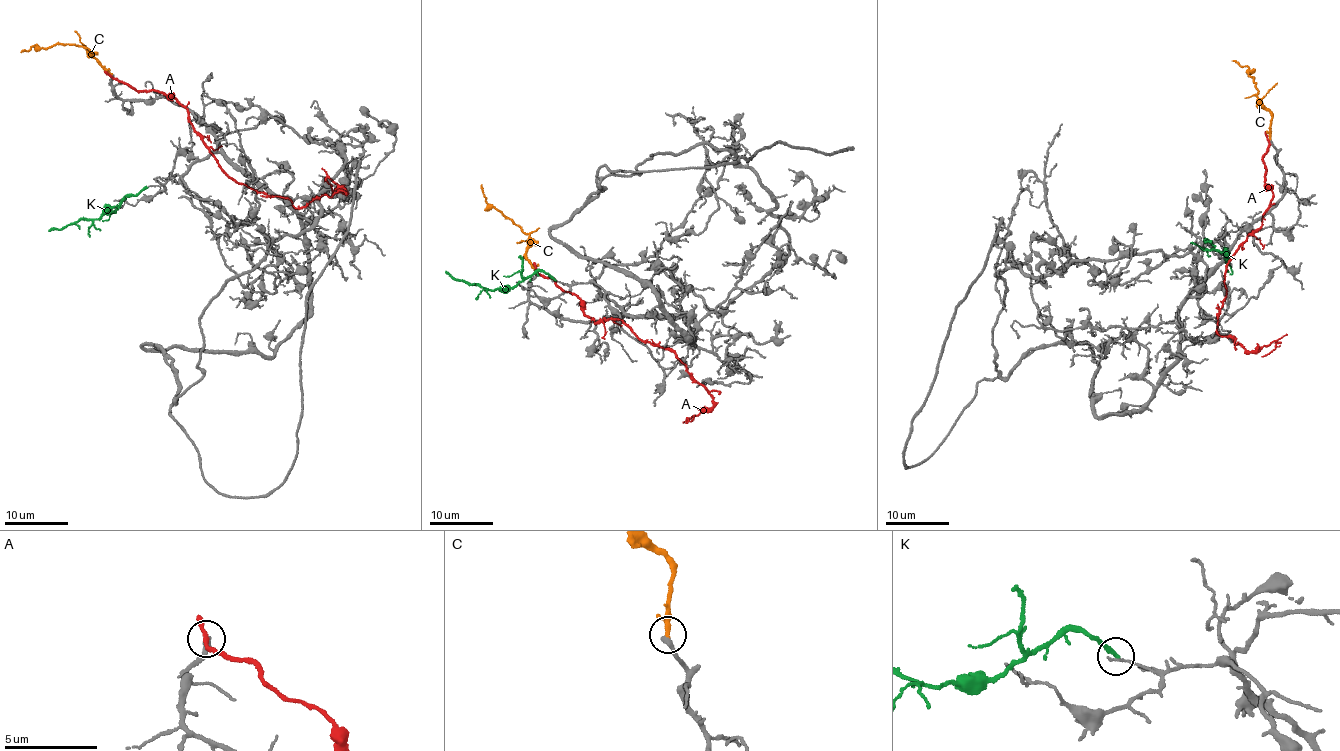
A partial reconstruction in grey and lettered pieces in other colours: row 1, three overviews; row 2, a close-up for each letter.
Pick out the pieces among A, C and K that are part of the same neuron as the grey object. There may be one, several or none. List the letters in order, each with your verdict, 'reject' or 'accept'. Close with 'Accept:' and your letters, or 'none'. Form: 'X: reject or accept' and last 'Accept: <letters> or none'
A: reject
C: accept
K: reject
Accept: C

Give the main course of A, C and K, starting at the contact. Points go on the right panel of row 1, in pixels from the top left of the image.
A: (1267, 140), (1264, 177), (1272, 193), (1261, 226), (1228, 262), (1216, 332), (1247, 350), (1276, 341), (1261, 356)
C: (1269, 139), (1272, 120), (1258, 100), (1255, 79), (1248, 73), (1249, 70), (1233, 60)
K: (1211, 242), (1205, 240), (1223, 252), (1226, 259), (1230, 252), (1226, 252), (1223, 247)

